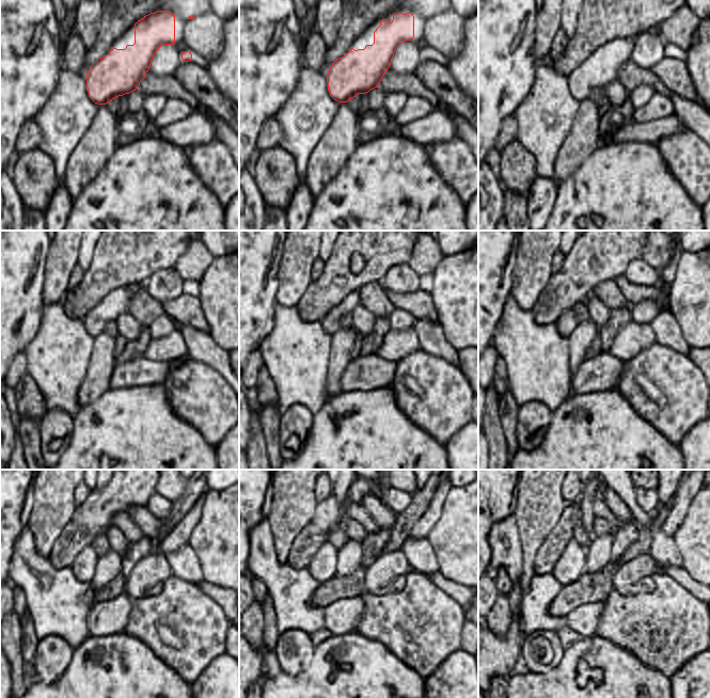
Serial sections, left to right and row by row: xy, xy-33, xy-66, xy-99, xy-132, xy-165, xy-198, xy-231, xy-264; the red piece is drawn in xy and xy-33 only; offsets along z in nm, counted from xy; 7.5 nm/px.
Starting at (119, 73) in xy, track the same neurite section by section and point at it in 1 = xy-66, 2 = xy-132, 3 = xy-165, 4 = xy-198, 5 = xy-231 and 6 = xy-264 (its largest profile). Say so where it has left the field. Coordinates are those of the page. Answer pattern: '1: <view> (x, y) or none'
1: xy-66 (602, 67)
2: xy-132 (352, 303)
3: xy-165 (564, 327)
4: xy-198 (85, 571)
5: xy-231 (325, 572)
6: xy-264 (566, 573)

